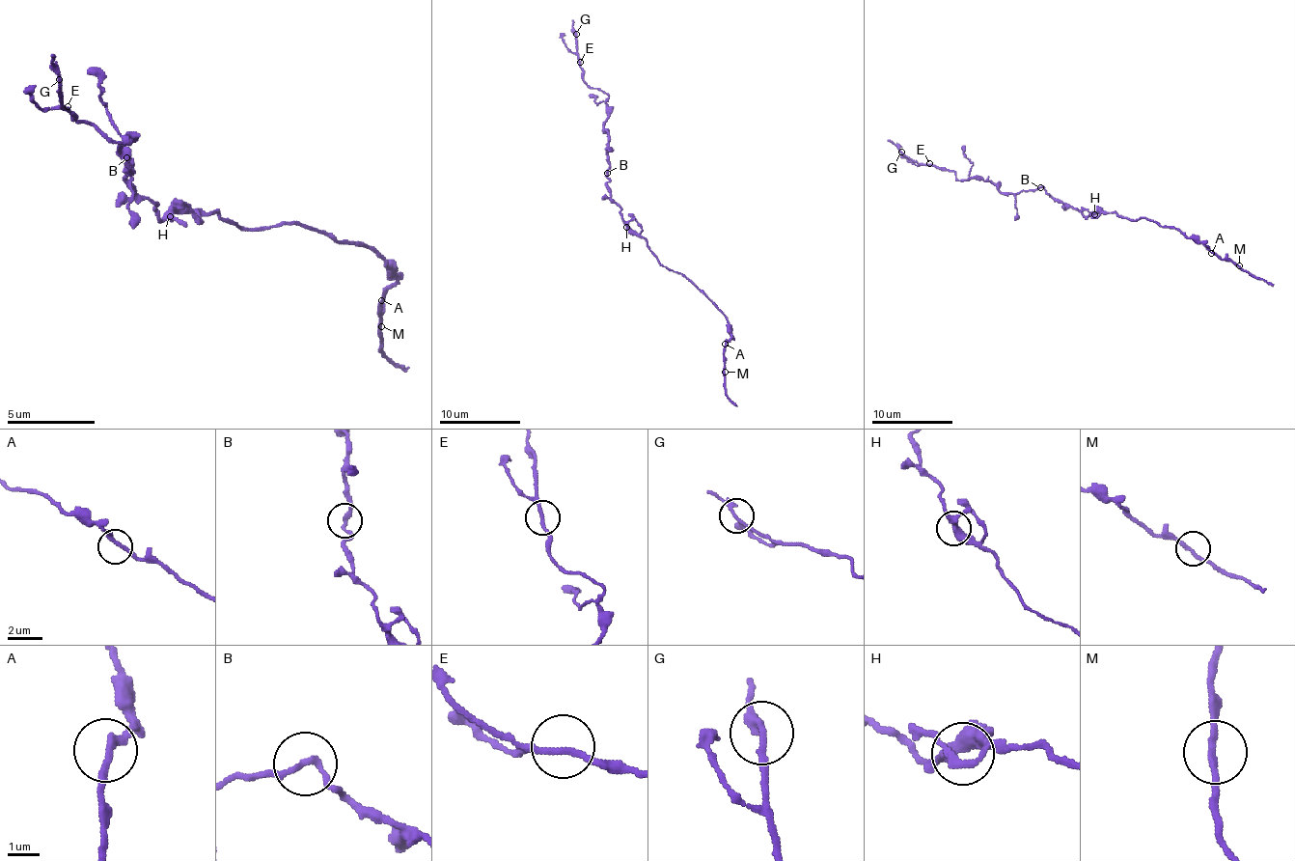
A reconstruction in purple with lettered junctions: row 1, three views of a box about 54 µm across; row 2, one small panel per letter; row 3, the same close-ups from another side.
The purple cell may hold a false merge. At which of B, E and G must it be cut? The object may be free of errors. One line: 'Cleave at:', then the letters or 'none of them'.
Cleave at: none of them

